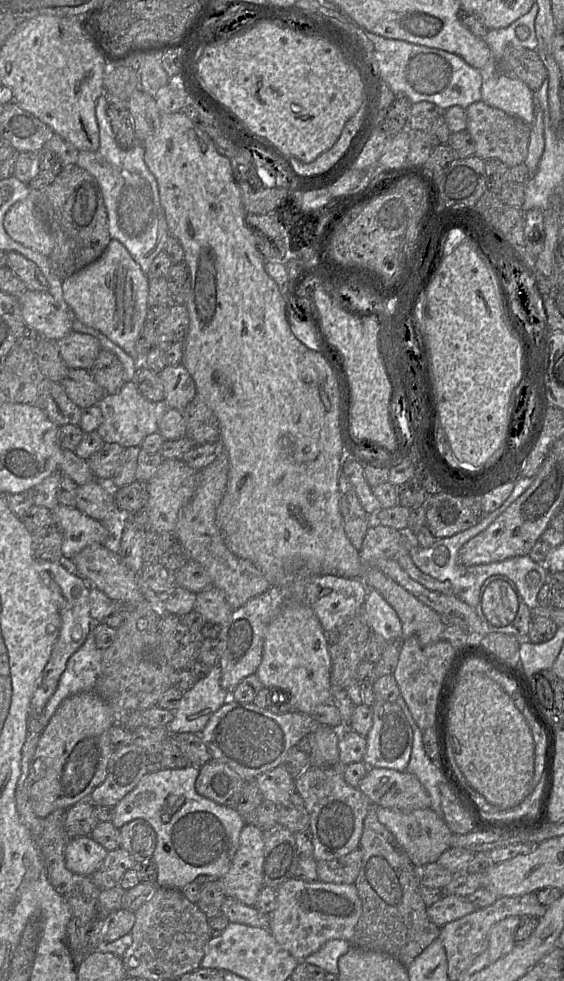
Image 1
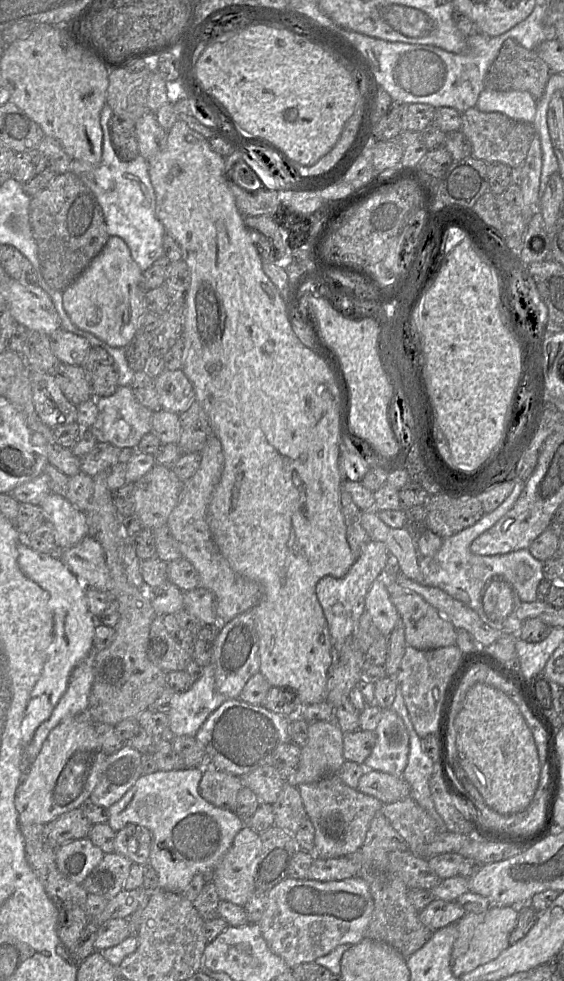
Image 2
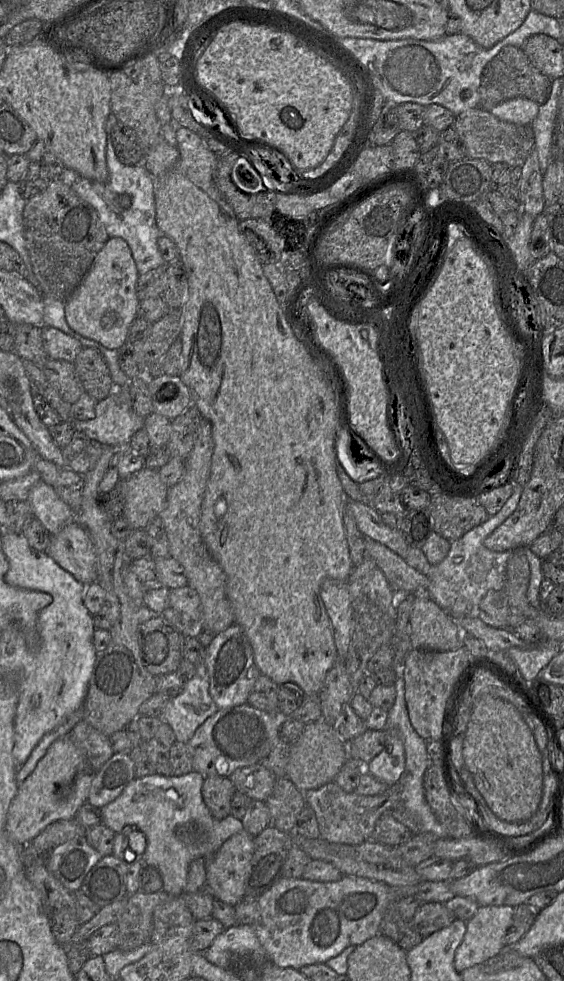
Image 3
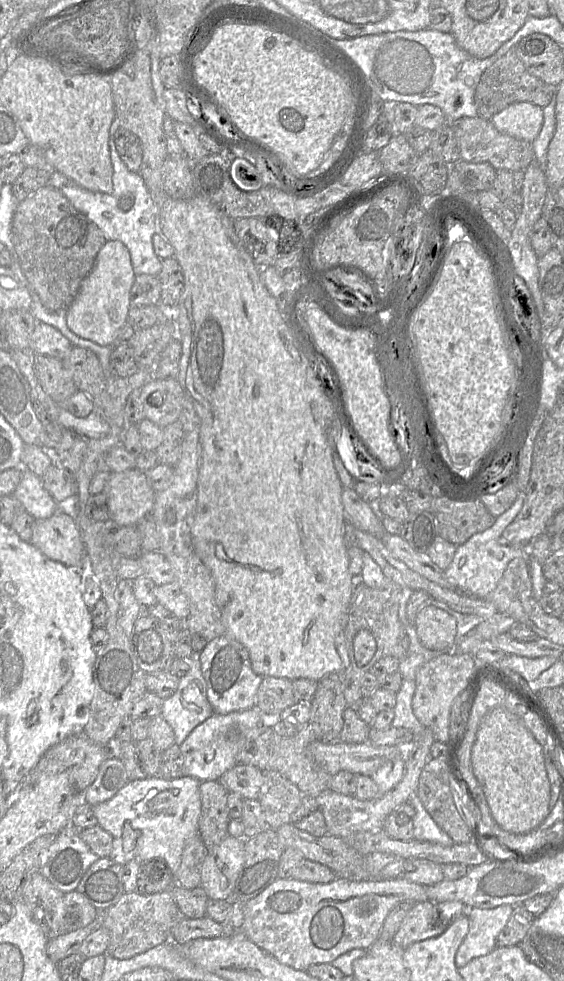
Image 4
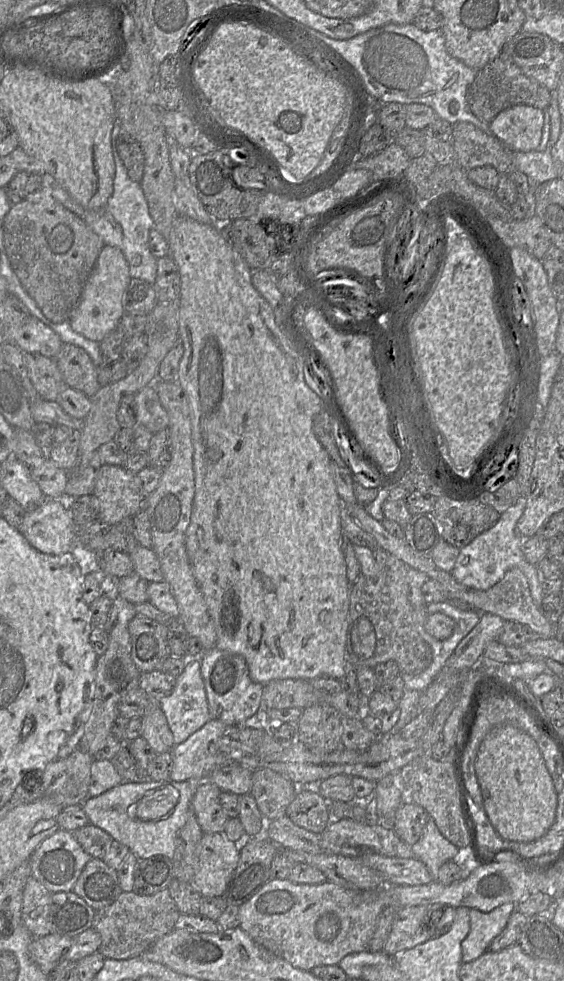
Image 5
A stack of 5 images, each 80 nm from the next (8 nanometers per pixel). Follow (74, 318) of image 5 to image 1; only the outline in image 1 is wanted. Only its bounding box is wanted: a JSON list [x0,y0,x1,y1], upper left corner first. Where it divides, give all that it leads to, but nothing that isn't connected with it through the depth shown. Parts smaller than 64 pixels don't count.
[63,239,149,359]

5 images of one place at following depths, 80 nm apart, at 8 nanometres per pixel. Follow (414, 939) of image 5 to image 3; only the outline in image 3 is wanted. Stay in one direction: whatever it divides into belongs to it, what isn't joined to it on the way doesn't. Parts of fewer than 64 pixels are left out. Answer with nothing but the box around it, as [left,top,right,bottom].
[410,903,456,938]

